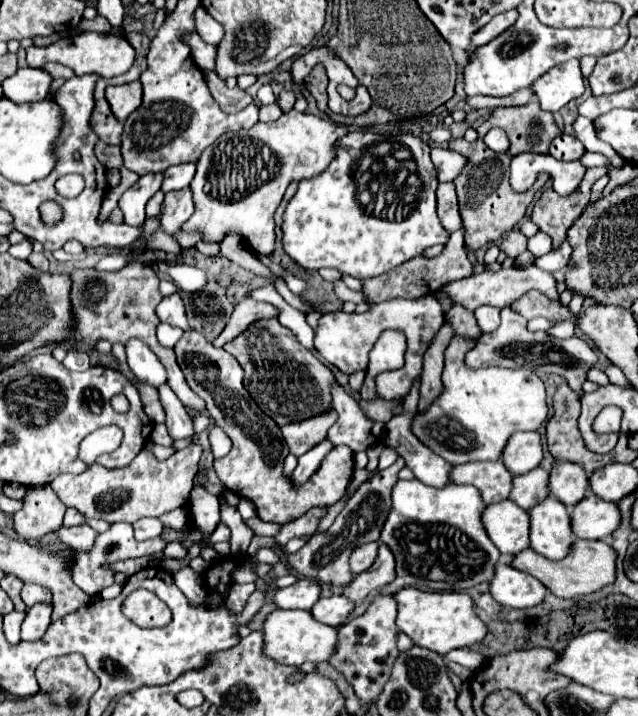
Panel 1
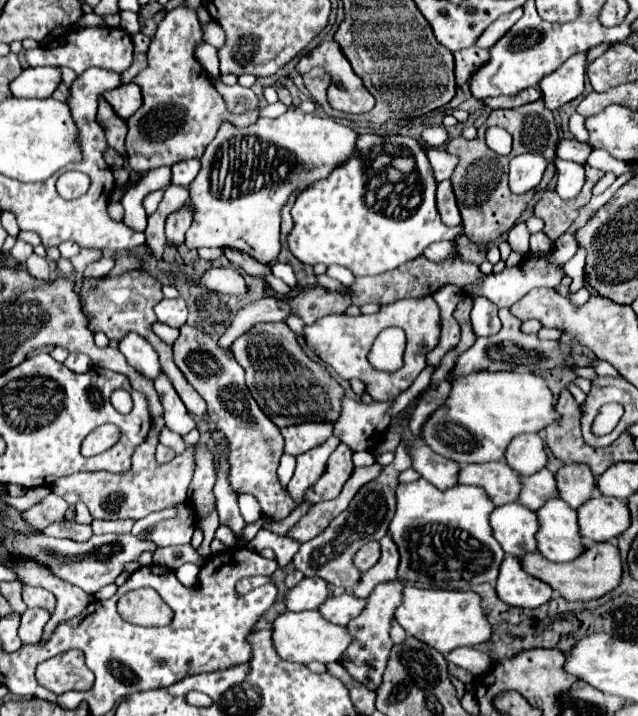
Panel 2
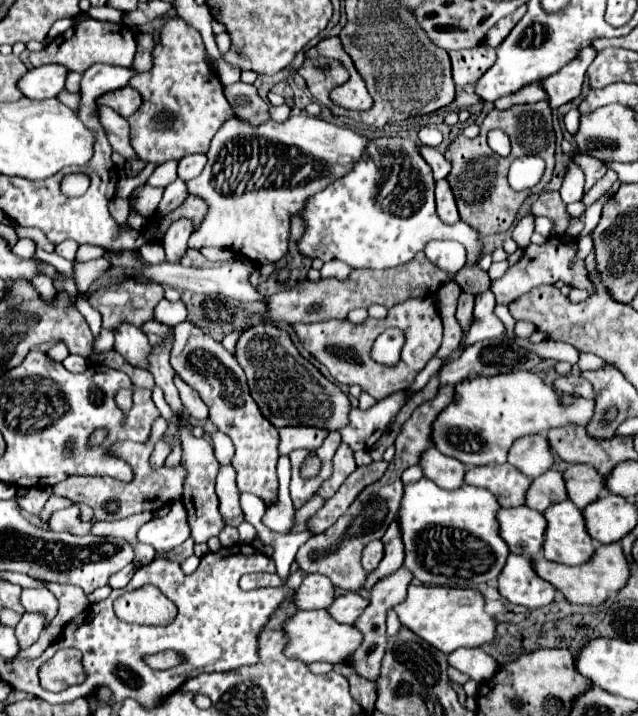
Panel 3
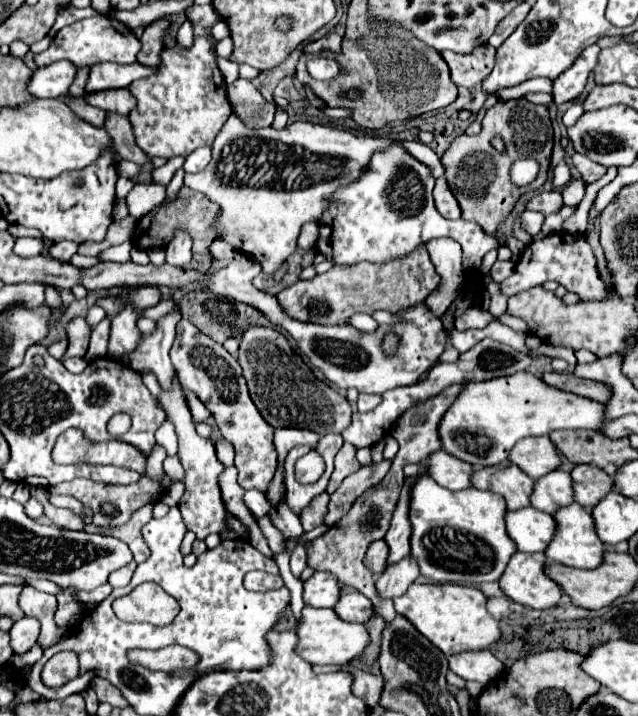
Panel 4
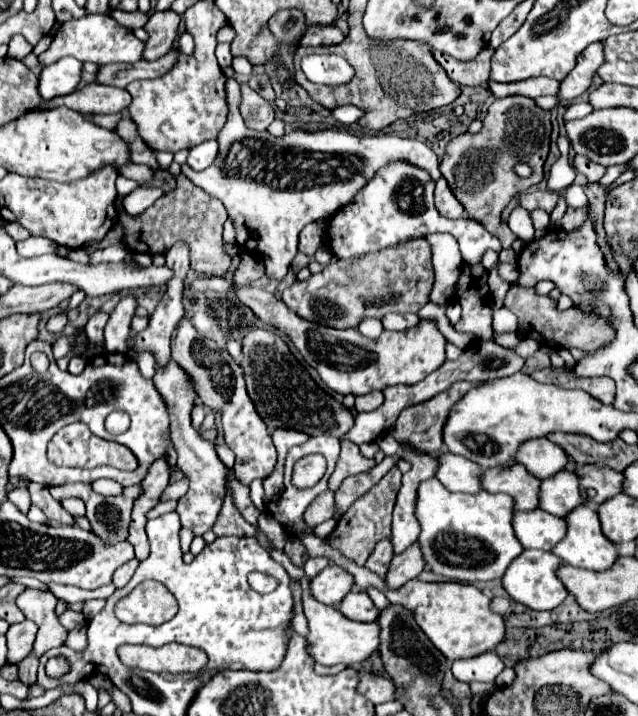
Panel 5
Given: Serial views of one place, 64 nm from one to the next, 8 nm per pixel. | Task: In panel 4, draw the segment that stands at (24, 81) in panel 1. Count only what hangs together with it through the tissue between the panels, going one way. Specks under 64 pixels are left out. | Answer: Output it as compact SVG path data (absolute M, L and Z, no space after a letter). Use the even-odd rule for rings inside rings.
M60 60L50 66L34 70L26 90L34 98L58 98L62 94L68 94L68 86L72 84L74 74L76 66L68 64L68 60Z

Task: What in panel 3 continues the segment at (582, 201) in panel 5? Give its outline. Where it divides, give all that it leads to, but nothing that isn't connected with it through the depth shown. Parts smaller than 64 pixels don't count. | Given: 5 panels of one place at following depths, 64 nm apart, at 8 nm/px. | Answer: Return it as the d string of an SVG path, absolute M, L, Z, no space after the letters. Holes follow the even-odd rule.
M570 160L566 164L566 170L562 176L562 186L560 186L560 196L566 204L578 202L584 196L584 172L580 170L580 166L574 160Z

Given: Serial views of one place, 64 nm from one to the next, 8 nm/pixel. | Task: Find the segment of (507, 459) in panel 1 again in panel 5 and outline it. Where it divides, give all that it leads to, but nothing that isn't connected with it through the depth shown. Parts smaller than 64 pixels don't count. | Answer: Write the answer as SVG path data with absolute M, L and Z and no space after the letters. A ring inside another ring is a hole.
M548 438L526 440L524 444L520 444L516 452L516 462L524 464L528 472L532 472L532 476L544 480L564 468L566 454L560 446L556 446Z

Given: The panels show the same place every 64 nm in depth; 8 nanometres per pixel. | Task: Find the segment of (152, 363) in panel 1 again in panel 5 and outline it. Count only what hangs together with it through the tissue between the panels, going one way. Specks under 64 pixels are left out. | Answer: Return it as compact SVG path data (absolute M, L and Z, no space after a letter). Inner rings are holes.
M126 296L118 302L114 312L110 314L110 320L104 328L104 342L108 354L126 354L128 340L132 338L130 322L136 314L136 300L132 296Z

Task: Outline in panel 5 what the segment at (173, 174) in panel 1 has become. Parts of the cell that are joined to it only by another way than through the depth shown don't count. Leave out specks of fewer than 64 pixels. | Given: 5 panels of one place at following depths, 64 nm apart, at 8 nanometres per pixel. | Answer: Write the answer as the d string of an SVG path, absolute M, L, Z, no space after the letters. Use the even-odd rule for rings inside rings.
M208 140L208 144L198 144L196 148L190 150L188 154L188 164L194 168L194 170L204 170L212 164L212 160L216 158L216 140Z

